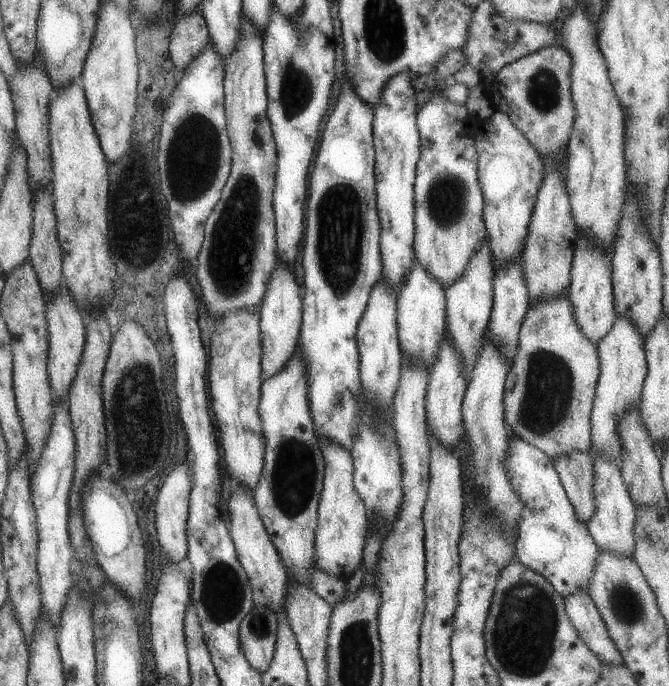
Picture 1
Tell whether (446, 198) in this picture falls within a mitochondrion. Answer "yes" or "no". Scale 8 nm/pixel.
yes

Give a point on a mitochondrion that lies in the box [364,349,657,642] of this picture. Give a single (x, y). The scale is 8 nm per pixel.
(628, 606)

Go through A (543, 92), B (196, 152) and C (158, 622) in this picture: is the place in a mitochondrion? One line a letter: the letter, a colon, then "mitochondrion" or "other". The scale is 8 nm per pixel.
A: mitochondrion
B: mitochondrion
C: other

